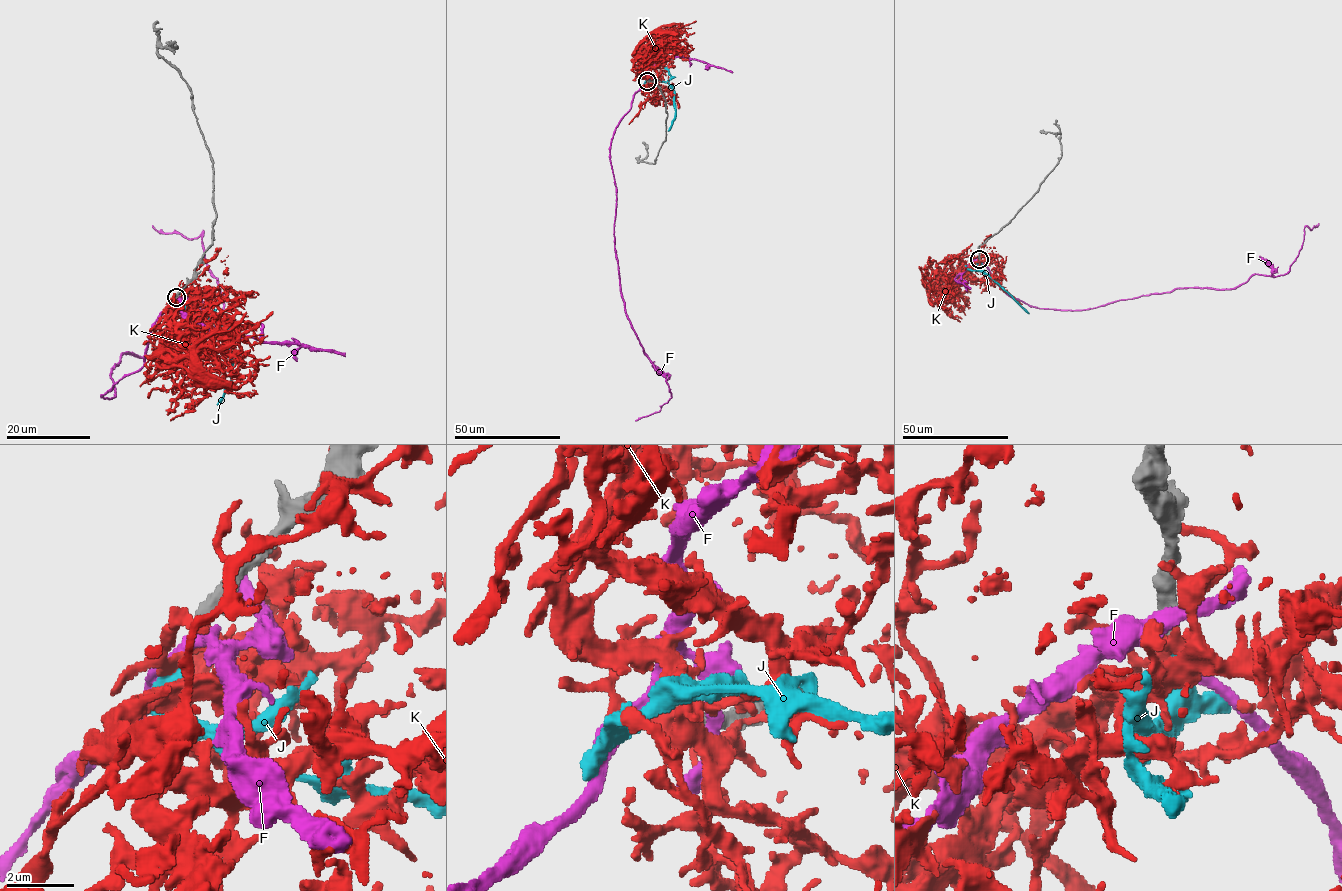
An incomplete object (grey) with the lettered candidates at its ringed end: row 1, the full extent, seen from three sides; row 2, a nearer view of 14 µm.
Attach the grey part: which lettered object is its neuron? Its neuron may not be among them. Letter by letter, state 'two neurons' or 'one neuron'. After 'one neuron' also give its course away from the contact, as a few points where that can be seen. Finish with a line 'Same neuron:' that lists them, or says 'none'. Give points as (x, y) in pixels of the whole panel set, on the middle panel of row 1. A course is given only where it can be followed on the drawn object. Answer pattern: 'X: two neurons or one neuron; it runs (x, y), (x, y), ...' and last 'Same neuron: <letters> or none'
F: two neurons
J: one neuron; it runs (647, 81), (664, 81), (674, 93), (675, 119), (667, 131)
K: two neurons
Same neuron: J

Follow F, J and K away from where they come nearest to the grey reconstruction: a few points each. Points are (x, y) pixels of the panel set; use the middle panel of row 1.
F: (647, 81), (611, 140), (614, 249), (624, 312), (643, 351), (665, 377), (671, 397), (658, 412), (635, 420)
J: (647, 81), (664, 81), (674, 93), (675, 119), (667, 131)
K: (647, 81), (647, 49), (639, 44), (649, 33), (646, 45), (667, 51), (670, 62), (661, 68)

